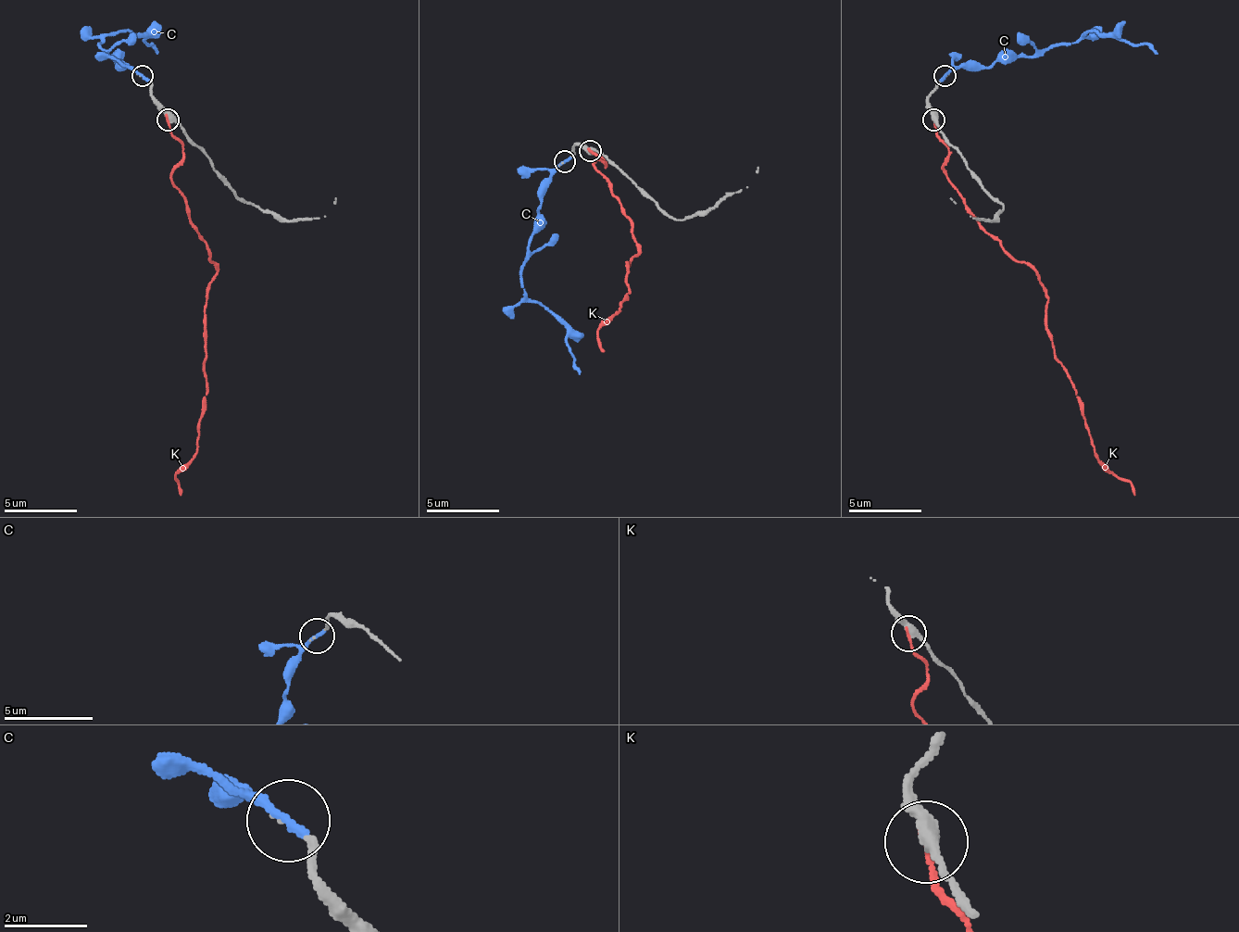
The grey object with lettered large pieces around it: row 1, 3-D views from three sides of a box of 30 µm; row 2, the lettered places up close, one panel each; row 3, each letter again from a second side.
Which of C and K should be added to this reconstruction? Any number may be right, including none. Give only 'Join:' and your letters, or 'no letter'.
Join: C

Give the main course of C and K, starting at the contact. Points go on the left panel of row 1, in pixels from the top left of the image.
C: (143, 77), (125, 69), (99, 44), (110, 32), (140, 32), (157, 55)
K: (168, 120), (183, 149), (172, 179), (216, 273), (206, 299), (206, 394), (194, 456), (176, 474), (180, 496)

